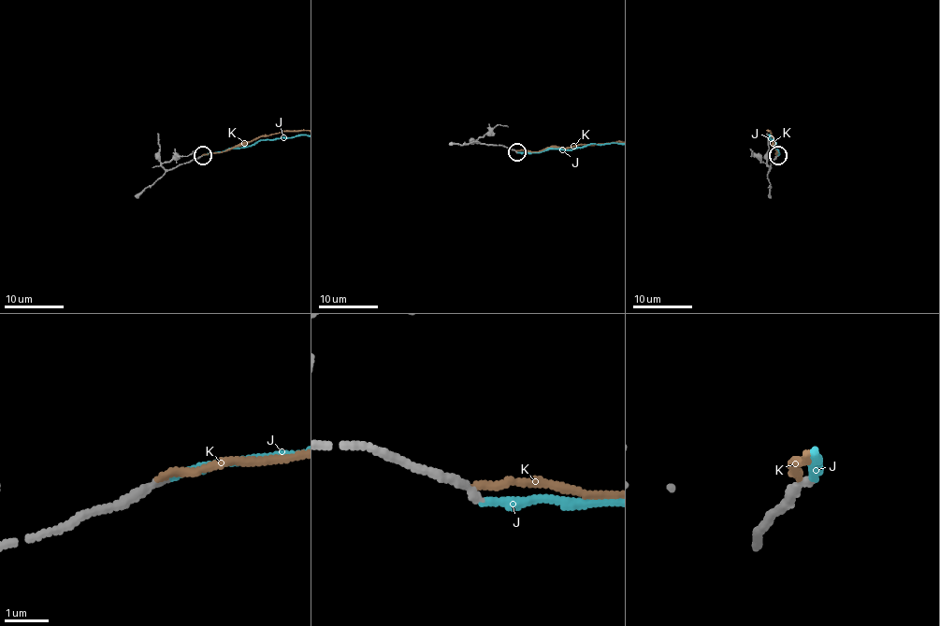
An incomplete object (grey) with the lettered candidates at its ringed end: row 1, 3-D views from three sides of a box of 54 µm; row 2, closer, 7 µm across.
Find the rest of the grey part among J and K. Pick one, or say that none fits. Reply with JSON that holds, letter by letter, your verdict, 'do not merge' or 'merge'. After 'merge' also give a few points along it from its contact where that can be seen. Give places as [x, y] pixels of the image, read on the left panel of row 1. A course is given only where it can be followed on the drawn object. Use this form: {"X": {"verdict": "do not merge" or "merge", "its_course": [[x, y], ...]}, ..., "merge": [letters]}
{"J": {"verdict": "merge"}, "K": {"verdict": "do not merge"}, "merge": ["J"]}

